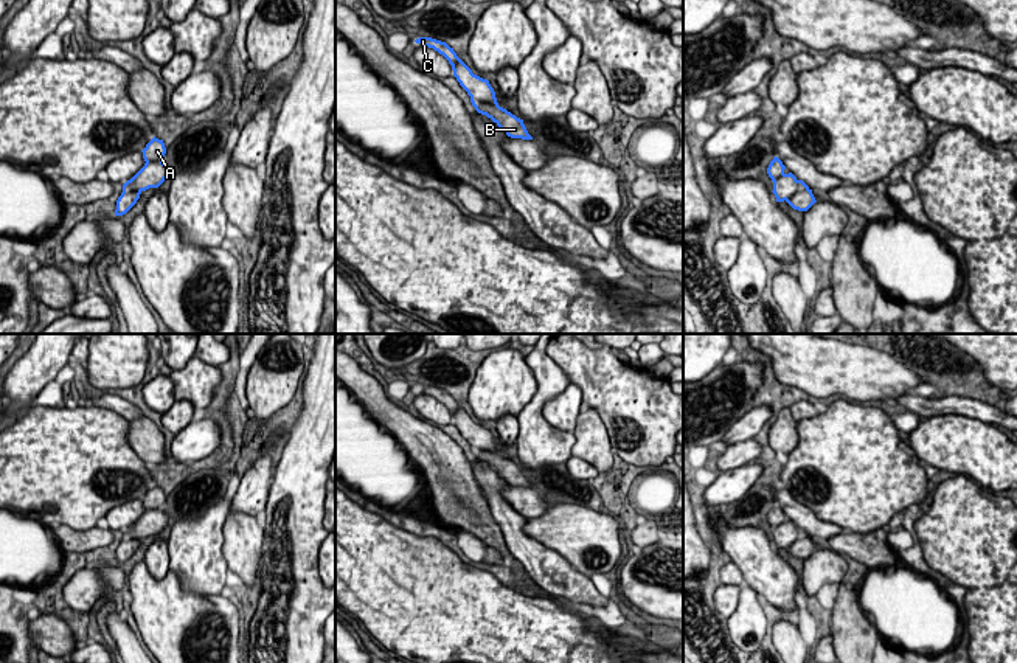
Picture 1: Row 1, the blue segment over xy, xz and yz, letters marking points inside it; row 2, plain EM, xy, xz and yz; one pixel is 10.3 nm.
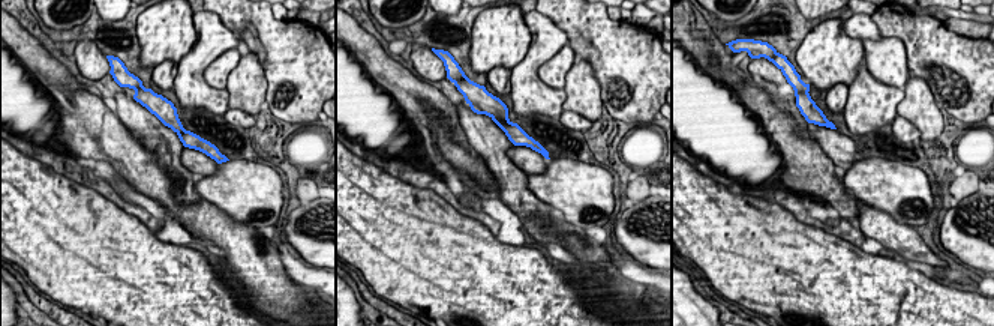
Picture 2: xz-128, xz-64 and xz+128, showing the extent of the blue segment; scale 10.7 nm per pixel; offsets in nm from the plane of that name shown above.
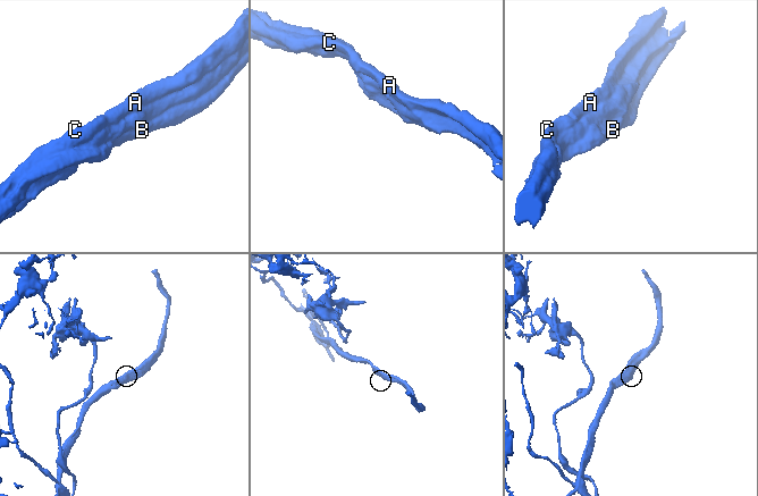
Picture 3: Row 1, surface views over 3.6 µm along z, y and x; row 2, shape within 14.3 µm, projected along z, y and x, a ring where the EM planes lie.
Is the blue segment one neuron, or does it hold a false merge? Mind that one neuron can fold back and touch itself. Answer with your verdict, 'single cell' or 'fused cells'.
single cell

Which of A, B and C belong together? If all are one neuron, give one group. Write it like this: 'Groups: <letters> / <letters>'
Groups: A B C

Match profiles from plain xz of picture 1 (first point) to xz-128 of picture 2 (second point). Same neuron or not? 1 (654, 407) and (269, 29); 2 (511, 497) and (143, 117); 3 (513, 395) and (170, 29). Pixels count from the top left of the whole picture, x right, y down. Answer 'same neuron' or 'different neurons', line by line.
1: same neuron
2: different neurons
3: same neuron

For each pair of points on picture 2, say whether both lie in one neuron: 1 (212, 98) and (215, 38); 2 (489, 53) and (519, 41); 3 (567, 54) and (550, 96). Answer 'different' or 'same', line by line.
1: same
2: same
3: different

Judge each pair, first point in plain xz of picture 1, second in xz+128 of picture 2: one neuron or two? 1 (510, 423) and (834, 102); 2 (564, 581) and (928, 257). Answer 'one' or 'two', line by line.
1: one
2: one

